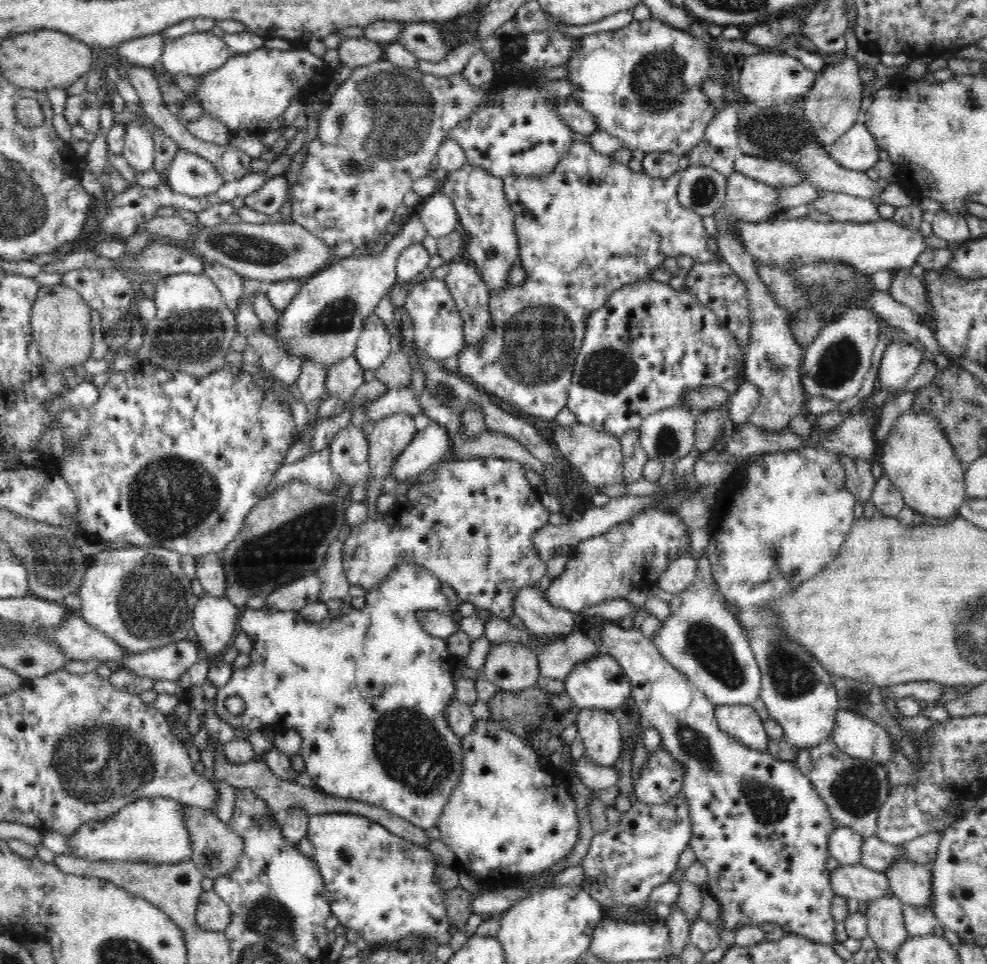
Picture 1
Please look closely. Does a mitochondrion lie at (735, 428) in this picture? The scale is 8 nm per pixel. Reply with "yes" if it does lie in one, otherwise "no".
no

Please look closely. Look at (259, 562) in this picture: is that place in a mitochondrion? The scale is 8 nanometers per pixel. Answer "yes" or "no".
yes

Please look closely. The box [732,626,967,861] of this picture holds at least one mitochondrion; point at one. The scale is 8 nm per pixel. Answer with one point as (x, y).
(792, 677)

